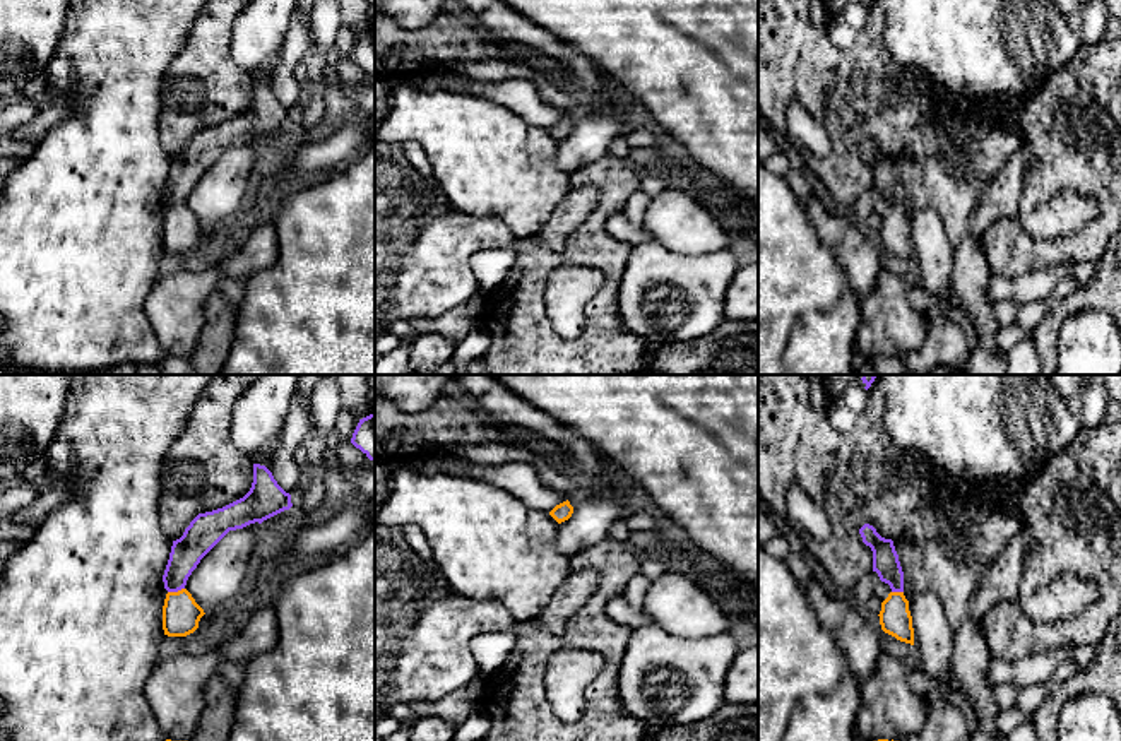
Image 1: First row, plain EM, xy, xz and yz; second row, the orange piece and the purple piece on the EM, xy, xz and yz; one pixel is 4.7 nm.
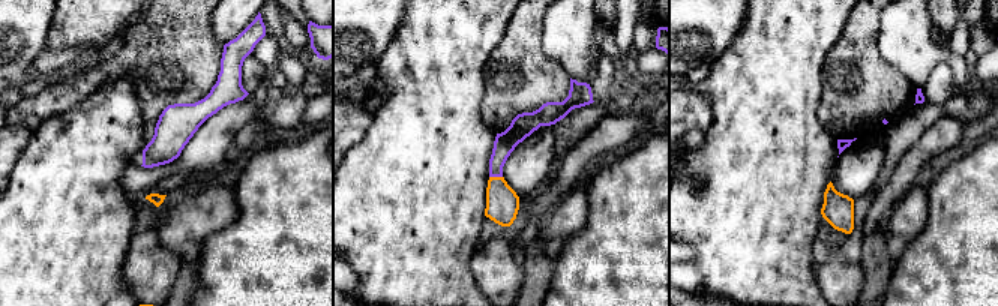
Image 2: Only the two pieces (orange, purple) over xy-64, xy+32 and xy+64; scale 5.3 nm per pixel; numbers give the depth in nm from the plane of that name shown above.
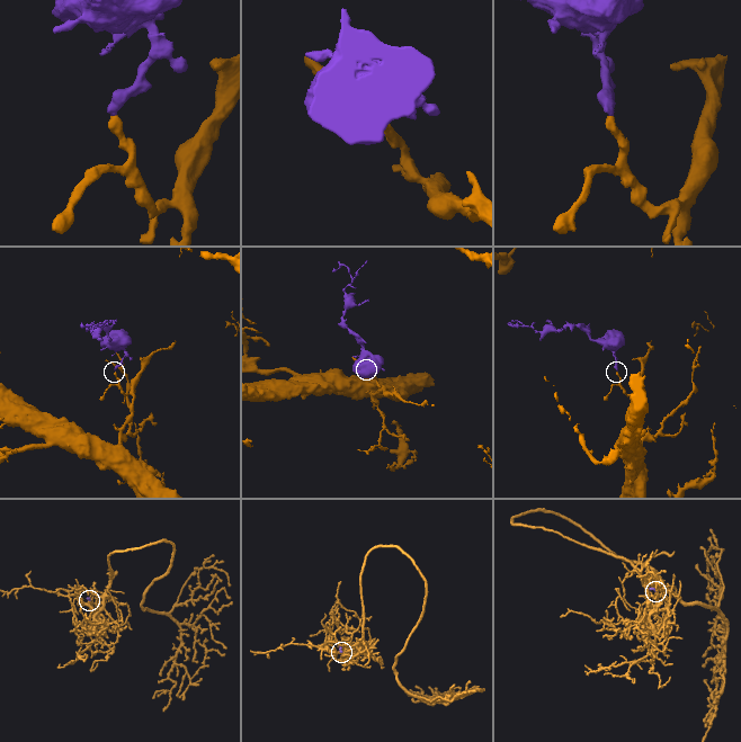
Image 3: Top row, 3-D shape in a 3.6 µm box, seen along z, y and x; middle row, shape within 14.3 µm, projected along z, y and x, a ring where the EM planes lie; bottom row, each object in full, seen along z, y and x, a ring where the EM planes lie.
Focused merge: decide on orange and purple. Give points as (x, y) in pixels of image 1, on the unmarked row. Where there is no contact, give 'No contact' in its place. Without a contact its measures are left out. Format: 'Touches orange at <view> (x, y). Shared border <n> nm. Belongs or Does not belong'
Touches orange at xy (175, 209). Shared border 80 nm. Belongs

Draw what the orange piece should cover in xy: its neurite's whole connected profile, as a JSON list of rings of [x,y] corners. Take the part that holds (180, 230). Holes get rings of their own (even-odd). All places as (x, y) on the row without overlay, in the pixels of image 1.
[[[253,80],[250,108],[212,128],[199,130],[183,152],[173,157],[169,176],[163,192],[168,207],[163,222],[163,246],[168,253],[187,253],[199,245],[204,226],[185,205],[188,193],[200,176],[229,149],[289,127],[291,111],[286,110],[272,89]]]

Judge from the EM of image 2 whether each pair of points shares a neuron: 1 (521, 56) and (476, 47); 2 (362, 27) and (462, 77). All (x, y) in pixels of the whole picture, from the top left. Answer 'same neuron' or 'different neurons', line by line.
1: different neurons
2: different neurons

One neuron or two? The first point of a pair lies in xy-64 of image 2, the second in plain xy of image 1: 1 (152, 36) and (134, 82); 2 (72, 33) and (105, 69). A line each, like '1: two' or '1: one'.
1: two
2: one

